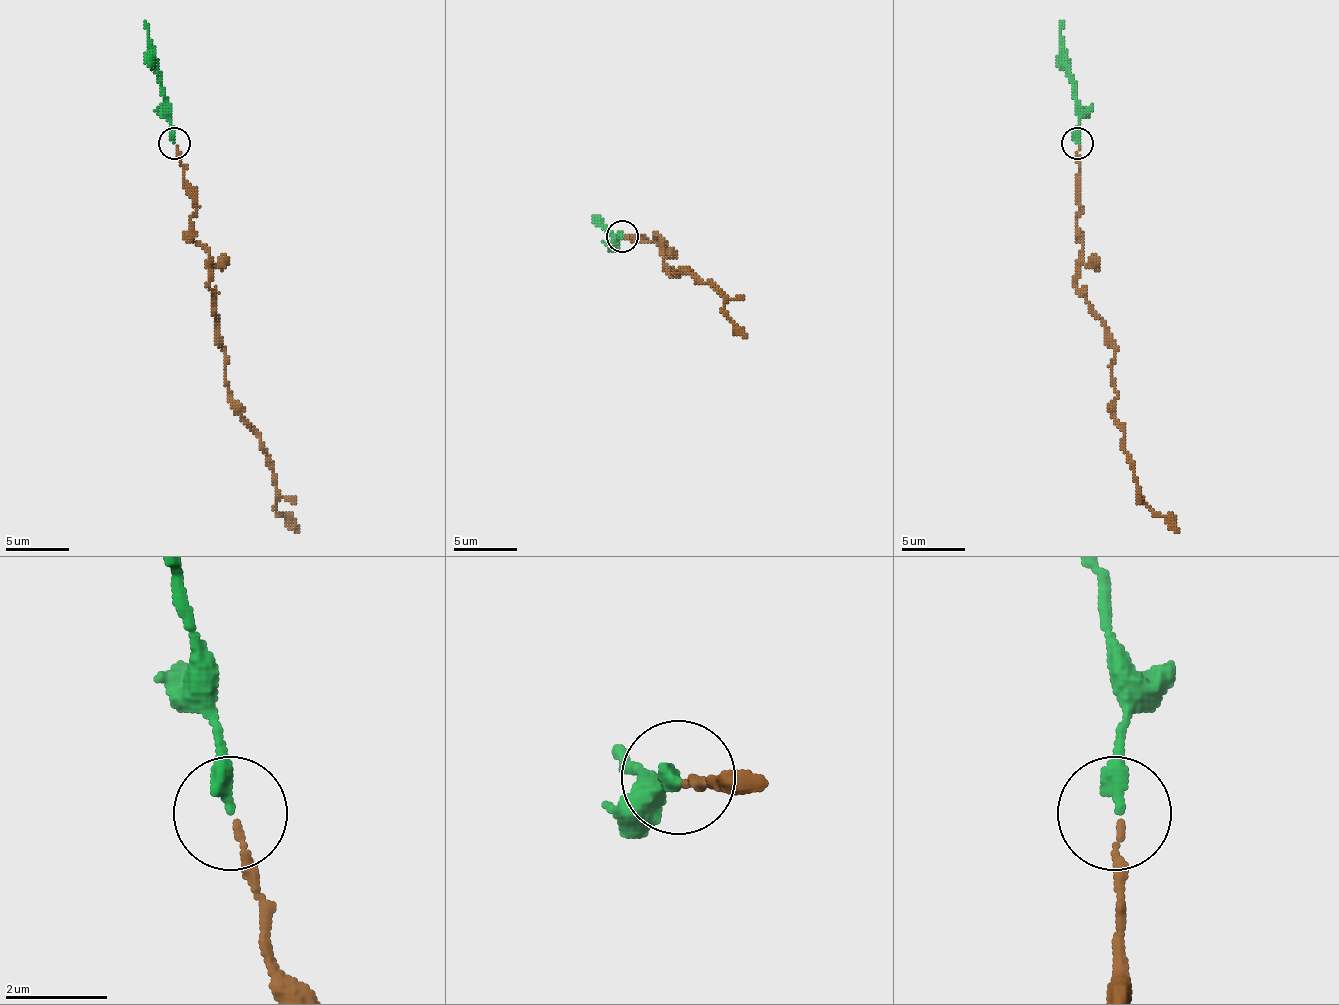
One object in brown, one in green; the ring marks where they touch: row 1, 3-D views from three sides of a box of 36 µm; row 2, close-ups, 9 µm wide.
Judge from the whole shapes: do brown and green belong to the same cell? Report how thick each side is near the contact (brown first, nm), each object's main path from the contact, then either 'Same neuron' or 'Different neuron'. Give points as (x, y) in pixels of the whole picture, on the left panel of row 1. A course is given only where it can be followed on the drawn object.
Thickness 120 nm (brown) against 300 nm. Course of brown: (177, 146), (196, 210), (190, 235), (209, 254), (225, 385), (234, 410), (260, 439), (276, 509), (298, 532). Course of green: (174, 143), (170, 104), (145, 21). Same neuron

